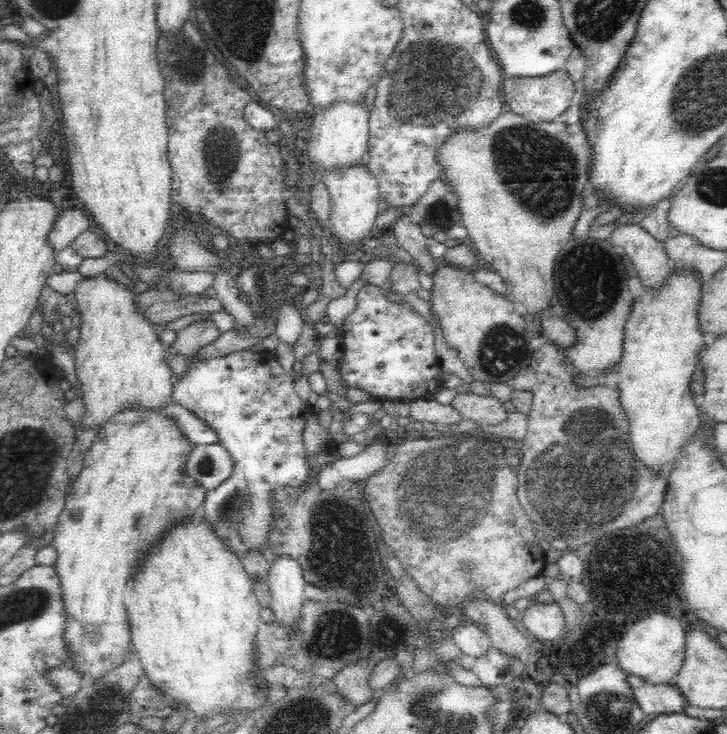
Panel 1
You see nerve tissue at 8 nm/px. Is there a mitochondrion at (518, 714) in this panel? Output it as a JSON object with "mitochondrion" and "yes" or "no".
{"mitochondrion":"no"}

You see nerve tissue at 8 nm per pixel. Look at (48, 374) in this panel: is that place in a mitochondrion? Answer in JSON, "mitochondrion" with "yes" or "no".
{"mitochondrion":"no"}

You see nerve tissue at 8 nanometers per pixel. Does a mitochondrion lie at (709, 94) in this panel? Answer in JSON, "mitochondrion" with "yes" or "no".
{"mitochondrion":"yes"}

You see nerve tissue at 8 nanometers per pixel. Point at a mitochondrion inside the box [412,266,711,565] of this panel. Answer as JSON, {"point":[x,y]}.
{"point":[588,476]}

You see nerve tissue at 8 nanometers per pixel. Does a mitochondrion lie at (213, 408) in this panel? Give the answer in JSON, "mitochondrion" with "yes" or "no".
{"mitochondrion":"no"}

